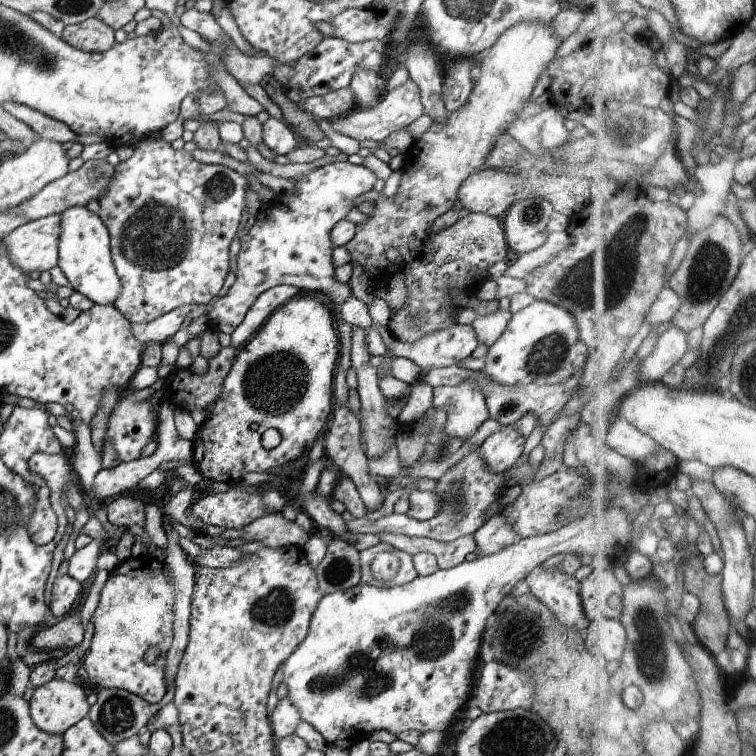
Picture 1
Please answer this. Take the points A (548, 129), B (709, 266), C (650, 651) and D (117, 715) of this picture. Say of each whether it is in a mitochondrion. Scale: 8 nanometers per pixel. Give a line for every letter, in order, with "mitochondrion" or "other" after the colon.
A: other
B: mitochondrion
C: mitochondrion
D: mitochondrion

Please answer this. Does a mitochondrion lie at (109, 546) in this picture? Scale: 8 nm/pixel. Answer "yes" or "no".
no

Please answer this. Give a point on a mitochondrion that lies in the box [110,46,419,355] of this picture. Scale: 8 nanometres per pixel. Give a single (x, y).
(146, 236)

